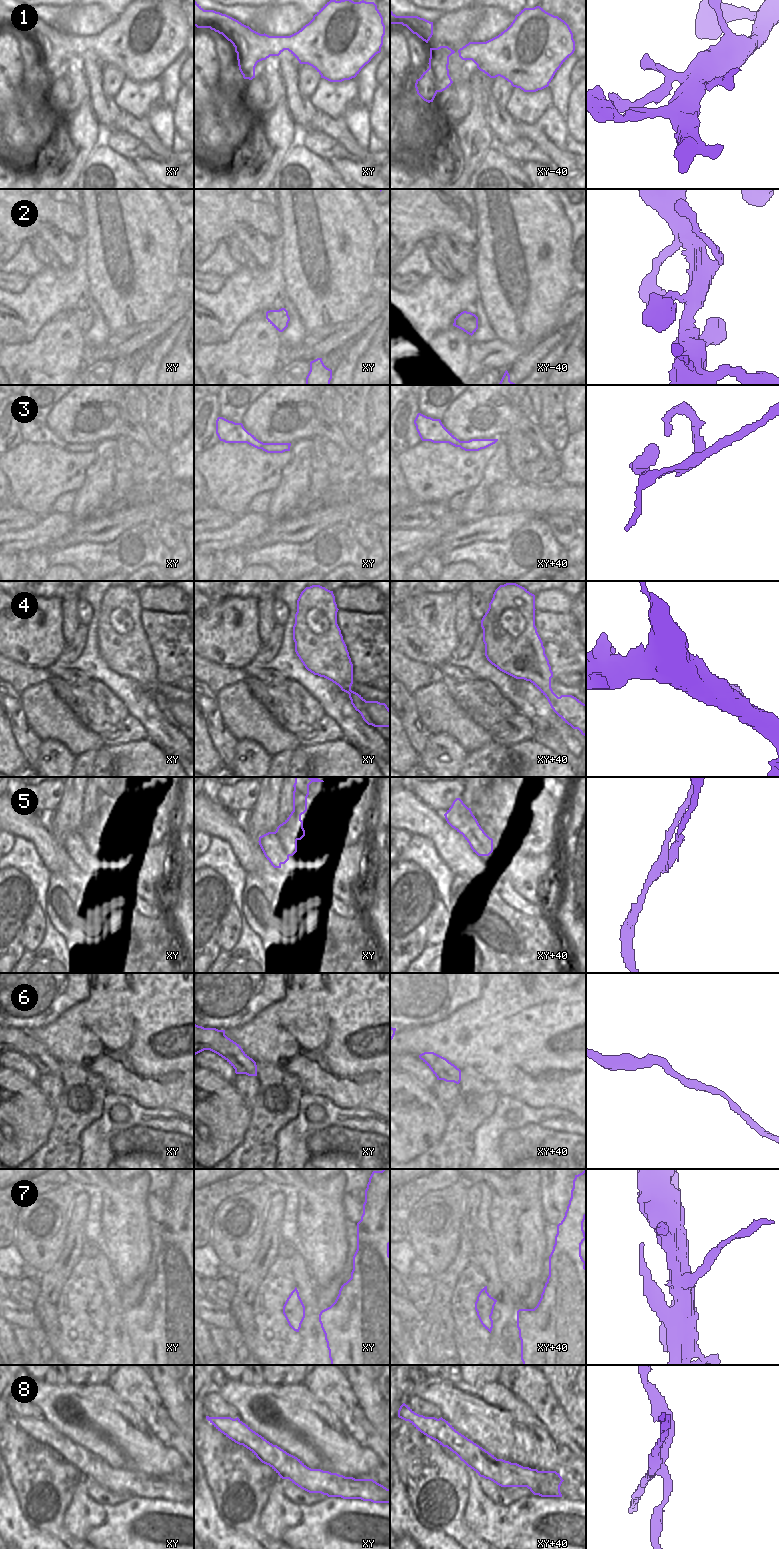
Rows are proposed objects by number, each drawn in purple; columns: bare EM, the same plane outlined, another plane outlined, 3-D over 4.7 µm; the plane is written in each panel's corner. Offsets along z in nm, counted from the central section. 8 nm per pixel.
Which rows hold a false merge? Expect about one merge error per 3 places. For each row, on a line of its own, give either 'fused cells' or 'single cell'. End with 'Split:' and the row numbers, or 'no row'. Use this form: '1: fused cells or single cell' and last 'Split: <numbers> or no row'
1: single cell
2: single cell
3: fused cells
4: single cell
5: fused cells
6: single cell
7: fused cells
8: fused cells
Split: 3, 5, 7, 8

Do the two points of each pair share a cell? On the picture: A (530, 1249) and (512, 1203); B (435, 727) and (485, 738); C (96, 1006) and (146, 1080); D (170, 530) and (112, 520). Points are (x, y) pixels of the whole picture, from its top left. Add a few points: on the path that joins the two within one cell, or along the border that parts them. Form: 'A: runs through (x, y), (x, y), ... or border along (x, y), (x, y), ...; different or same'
A: runs through (530, 1234), (531, 1206), (527, 1204); same
B: runs through (447, 727), (461, 727), (473, 737); same
C: runs through (114, 1024), (146, 1056), (146, 1062); same
D: border along (173, 516), (161, 519), (155, 524); different

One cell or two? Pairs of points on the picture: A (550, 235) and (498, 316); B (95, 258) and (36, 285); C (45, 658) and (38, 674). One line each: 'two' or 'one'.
A: one
B: two
C: two

